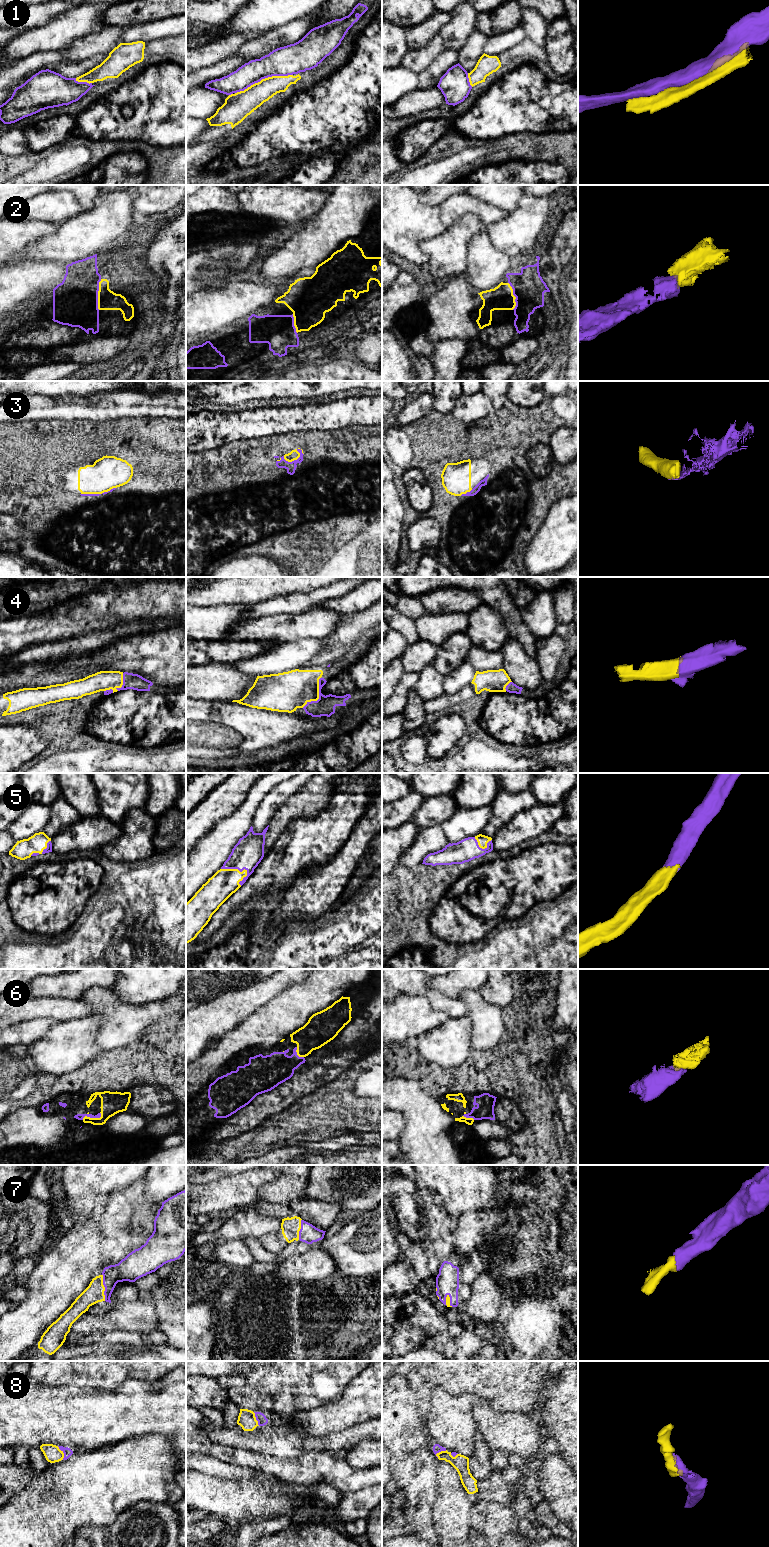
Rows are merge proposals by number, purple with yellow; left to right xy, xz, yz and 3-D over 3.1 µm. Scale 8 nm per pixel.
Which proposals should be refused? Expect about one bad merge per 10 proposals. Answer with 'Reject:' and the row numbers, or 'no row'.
Reject: 1

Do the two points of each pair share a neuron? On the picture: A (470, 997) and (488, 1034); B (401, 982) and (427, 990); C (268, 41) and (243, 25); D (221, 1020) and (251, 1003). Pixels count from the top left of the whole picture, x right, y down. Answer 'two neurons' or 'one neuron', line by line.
A: one neuron
B: one neuron
C: two neurons
D: one neuron

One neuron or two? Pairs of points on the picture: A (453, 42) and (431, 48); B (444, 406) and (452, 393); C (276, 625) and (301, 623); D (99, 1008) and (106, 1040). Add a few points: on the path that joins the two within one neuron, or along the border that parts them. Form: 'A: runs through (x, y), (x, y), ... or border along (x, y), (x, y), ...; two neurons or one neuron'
A: border along (439, 33), (446, 47); two neurons
B: runs through (444, 403), (449, 396); one neuron
C: runs through (282, 625), (295, 625); one neuron
D: runs through (107, 1016), (107, 1032); one neuron

